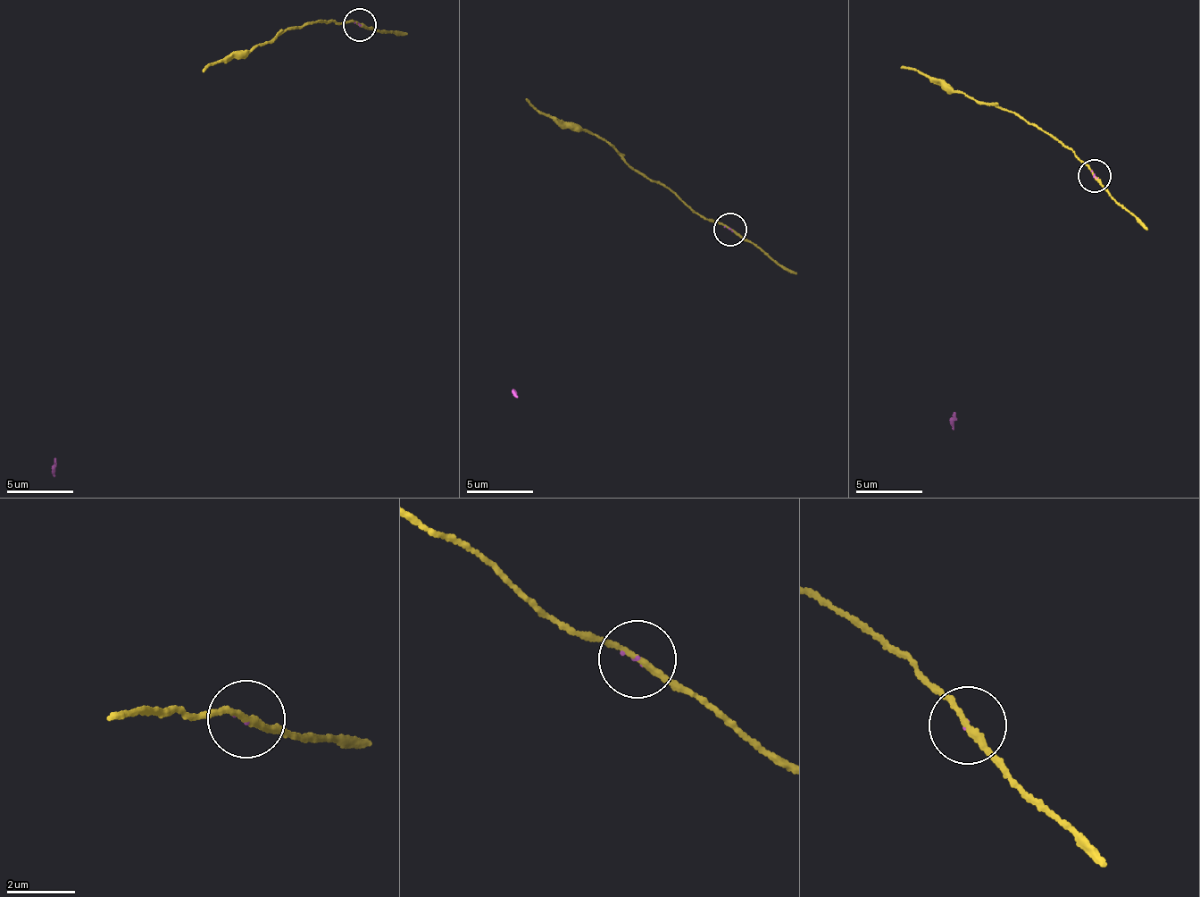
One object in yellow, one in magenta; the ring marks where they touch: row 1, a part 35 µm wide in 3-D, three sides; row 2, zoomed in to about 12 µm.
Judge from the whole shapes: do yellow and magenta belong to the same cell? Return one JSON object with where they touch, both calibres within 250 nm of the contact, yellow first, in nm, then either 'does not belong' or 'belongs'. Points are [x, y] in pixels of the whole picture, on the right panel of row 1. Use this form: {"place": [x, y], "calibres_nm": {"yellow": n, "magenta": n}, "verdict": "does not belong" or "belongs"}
{"place": [1095, 176], "calibres_nm": {"yellow": 160, "magenta": 50}, "verdict": "belongs"}

